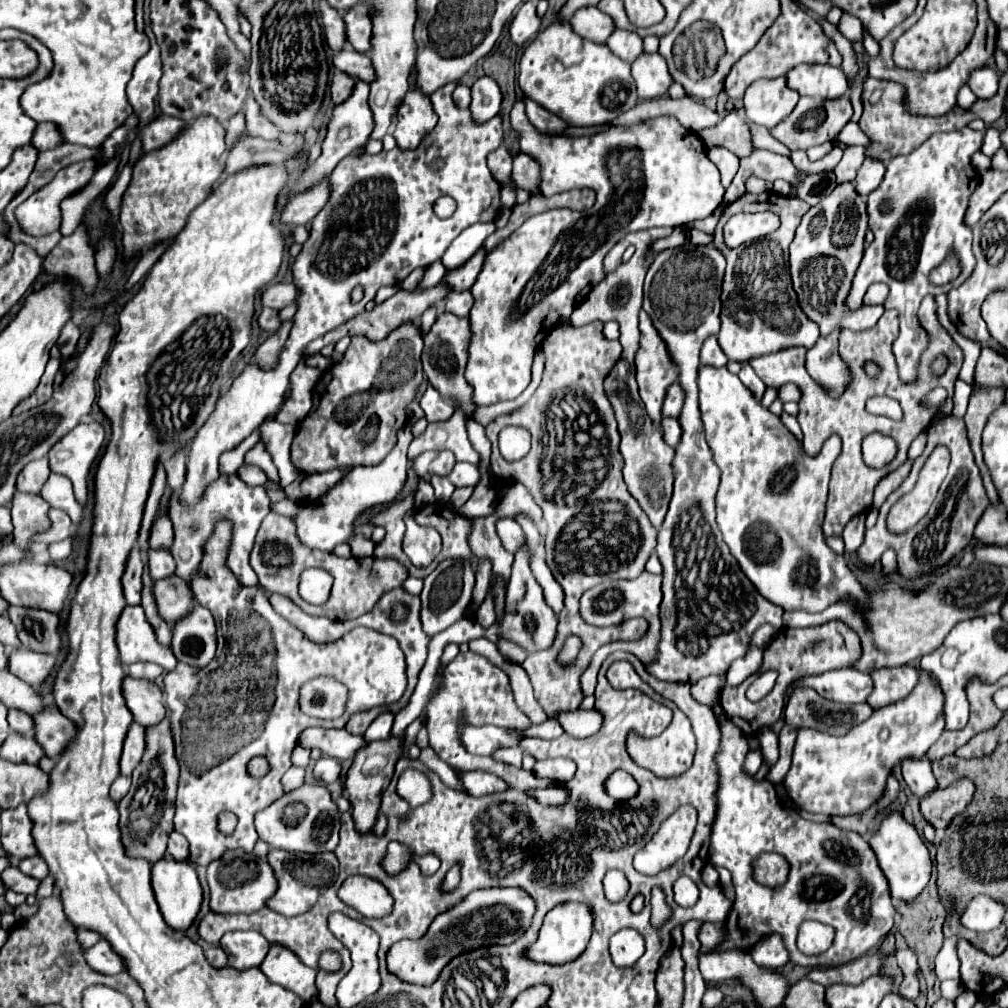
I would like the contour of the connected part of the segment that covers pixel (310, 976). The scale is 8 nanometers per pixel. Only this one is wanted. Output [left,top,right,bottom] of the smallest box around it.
[259,946,317,1002]

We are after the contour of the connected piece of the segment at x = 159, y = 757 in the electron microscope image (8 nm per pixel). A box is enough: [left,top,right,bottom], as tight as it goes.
[117,714,179,862]

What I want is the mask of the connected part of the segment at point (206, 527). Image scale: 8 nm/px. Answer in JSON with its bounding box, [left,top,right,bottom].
[167,474,271,586]

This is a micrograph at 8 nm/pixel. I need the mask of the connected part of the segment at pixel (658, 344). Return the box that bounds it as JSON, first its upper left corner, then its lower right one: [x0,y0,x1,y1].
[635,310,677,422]

